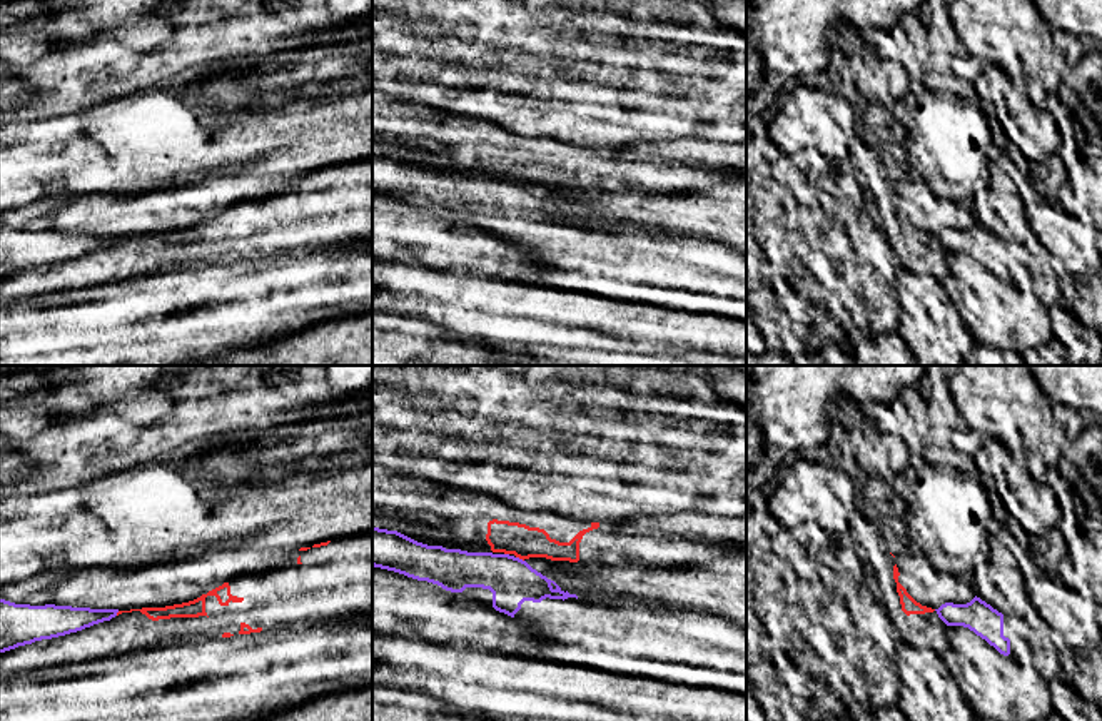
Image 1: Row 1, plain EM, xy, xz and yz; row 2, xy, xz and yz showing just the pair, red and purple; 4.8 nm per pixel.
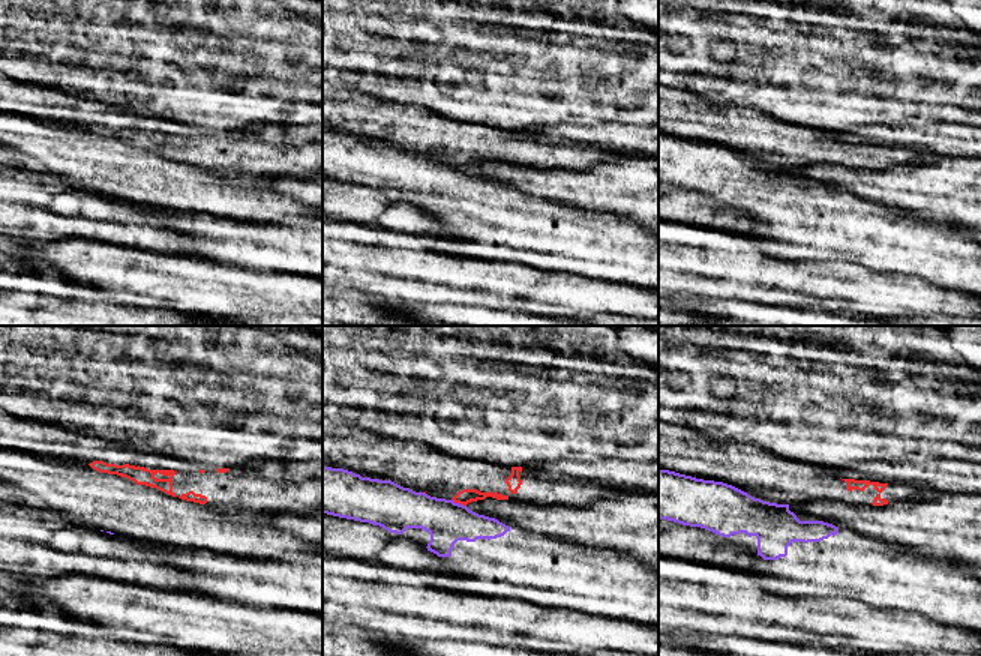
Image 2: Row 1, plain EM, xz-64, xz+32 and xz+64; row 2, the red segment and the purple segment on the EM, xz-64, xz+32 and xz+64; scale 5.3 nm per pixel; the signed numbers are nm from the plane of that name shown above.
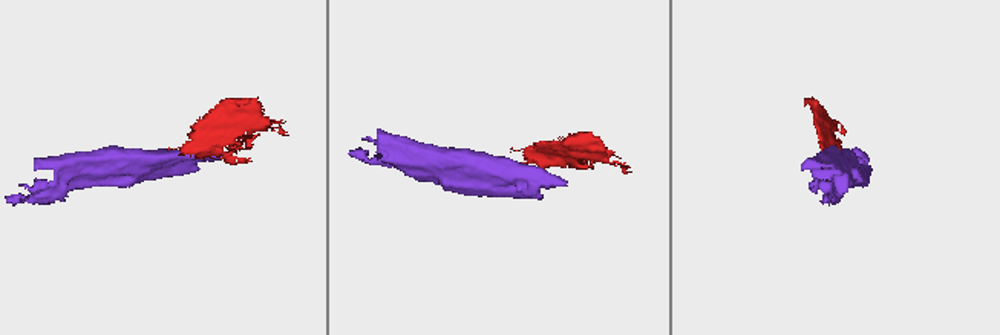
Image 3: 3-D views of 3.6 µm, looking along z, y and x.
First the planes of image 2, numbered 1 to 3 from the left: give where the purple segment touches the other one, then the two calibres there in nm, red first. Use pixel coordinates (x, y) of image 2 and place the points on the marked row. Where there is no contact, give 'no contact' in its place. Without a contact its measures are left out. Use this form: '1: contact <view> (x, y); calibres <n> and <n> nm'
1: no contact
2: contact xz+32 (459, 503); calibres 80 and 220 nm
3: no contact

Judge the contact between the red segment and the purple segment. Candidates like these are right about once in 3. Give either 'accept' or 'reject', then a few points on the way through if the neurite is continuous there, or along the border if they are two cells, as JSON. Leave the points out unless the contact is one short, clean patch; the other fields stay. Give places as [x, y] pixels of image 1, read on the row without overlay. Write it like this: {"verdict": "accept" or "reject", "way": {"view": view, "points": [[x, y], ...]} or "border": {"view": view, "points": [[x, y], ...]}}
{"verdict": "reject", "border": {"view": "xz", "points": [[516, 182], [523, 187]]}}

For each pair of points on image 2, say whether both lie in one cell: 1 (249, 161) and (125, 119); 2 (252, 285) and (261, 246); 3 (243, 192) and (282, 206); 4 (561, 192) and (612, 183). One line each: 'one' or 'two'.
1: one
2: two
3: one
4: one

